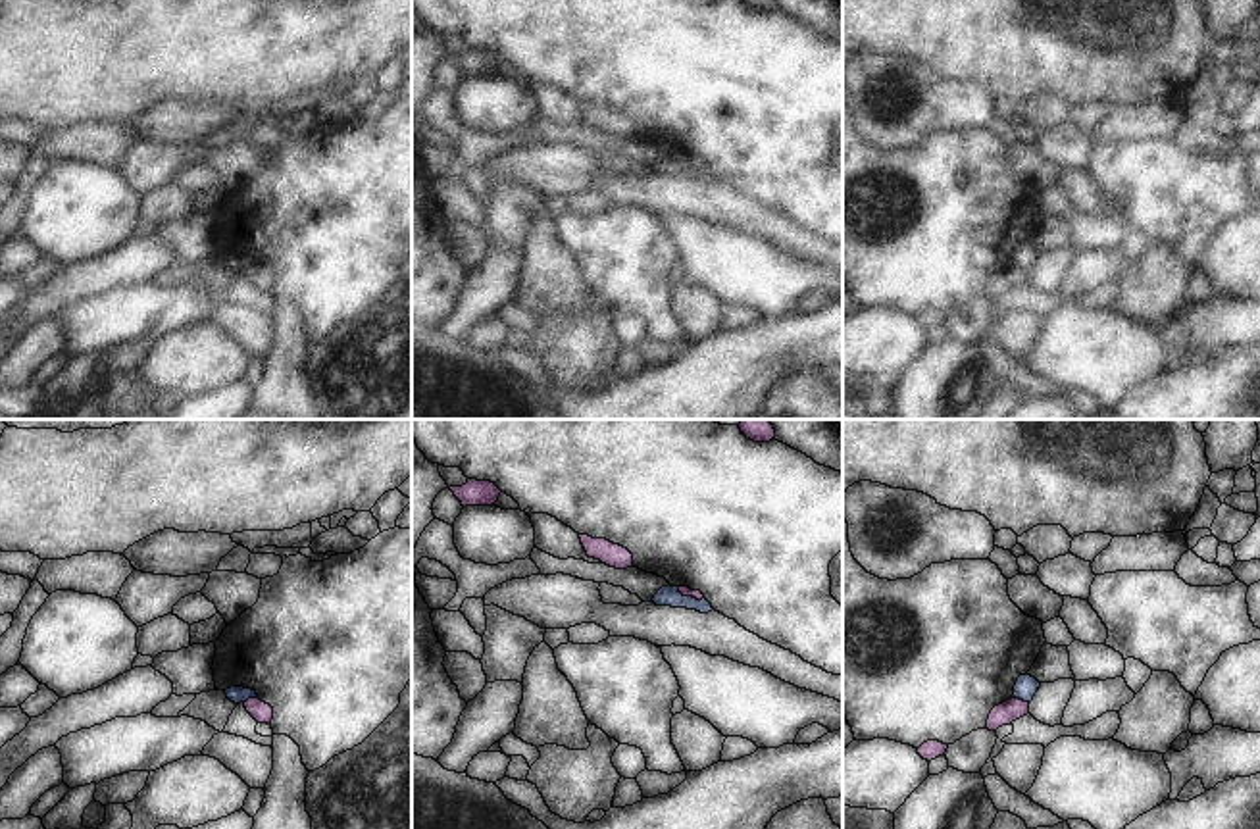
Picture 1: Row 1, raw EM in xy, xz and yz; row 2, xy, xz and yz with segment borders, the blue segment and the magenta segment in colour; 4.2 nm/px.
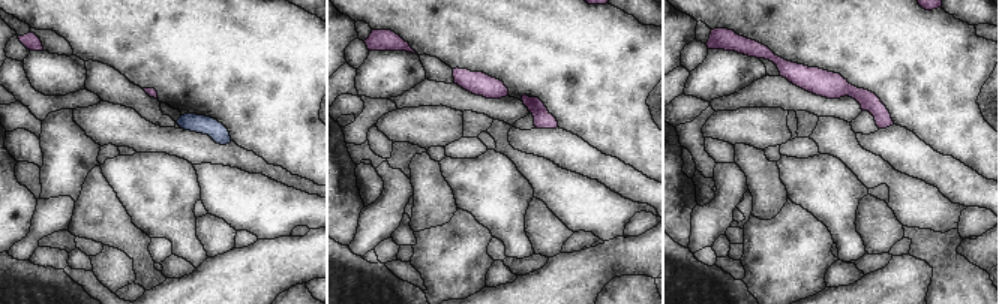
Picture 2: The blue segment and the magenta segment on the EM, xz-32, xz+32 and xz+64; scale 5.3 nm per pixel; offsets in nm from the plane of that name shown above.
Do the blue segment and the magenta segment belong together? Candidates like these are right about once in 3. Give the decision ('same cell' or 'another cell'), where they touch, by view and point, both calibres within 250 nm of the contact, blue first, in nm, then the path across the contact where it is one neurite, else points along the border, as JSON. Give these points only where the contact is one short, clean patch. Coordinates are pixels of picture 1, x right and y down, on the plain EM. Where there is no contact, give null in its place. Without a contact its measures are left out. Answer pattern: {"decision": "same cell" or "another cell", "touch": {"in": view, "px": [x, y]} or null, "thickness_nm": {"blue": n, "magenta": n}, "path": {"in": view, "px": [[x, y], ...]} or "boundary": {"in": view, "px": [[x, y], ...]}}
{"decision": "another cell", "touch": {"in": "yz", "px": [1020, 268]}, "thickness_nm": {"blue": 90, "magenta": 90}, "boundary": {"in": "yz", "px": [[1012, 266], [1028, 272]]}}

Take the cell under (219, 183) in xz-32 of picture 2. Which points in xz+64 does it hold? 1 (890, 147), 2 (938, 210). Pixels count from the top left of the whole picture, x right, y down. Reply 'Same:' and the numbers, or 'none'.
Same: 2

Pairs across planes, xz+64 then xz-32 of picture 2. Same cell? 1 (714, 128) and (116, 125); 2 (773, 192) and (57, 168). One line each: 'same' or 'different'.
1: same
2: different

